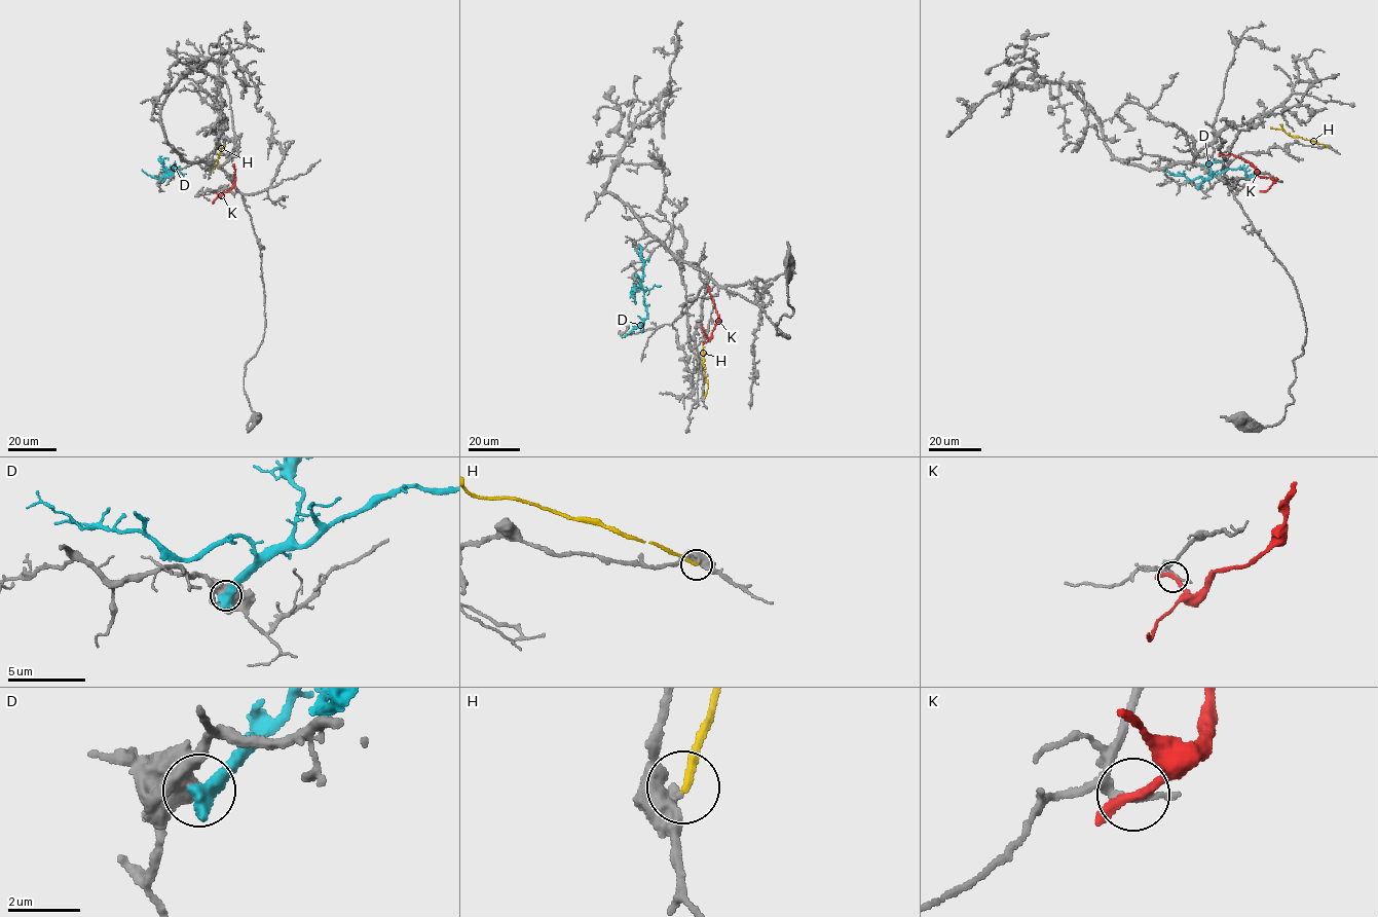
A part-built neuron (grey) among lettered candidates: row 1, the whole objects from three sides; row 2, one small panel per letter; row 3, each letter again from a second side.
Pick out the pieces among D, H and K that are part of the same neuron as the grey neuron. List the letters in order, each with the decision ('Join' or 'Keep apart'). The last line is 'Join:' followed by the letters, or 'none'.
D: Keep apart
H: Keep apart
K: Keep apart
Join: none

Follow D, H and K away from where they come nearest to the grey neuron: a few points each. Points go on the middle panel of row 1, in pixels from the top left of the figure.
D: (636, 276), (641, 283), (646, 318), (622, 337)
H: (704, 398), (707, 386), (703, 342)
K: (706, 341), (719, 320), (709, 286)

